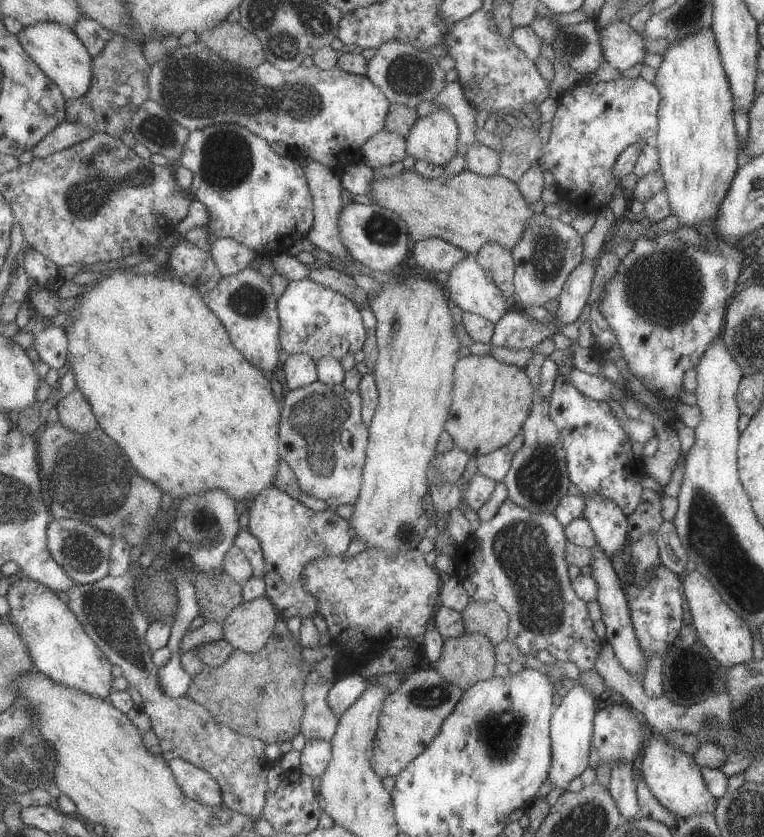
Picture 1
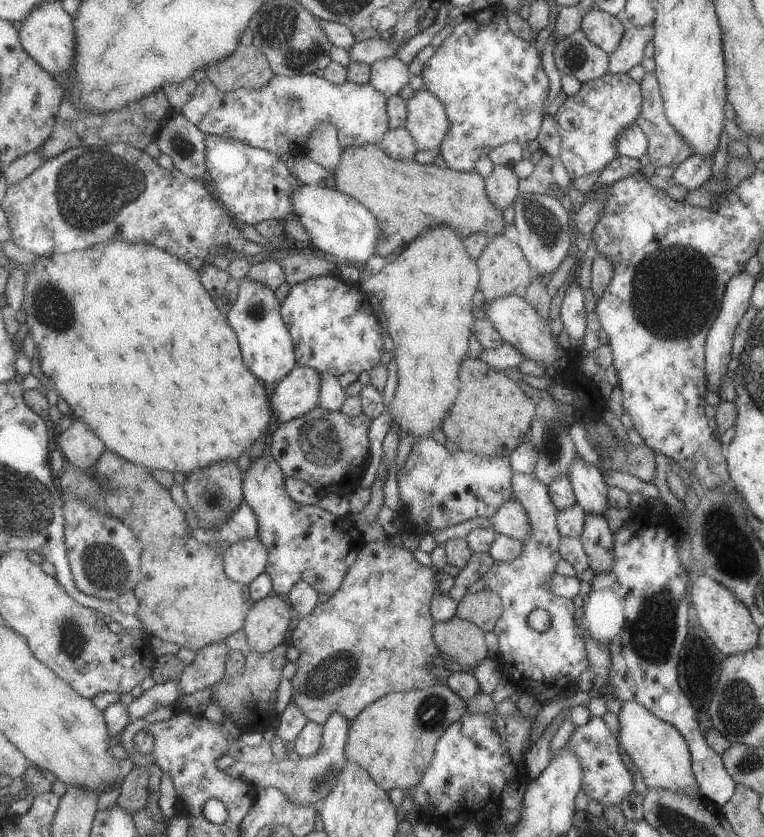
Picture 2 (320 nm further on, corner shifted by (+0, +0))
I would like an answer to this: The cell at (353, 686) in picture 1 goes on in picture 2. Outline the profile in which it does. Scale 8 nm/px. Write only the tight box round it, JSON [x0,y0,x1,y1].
[224,713,348,814]

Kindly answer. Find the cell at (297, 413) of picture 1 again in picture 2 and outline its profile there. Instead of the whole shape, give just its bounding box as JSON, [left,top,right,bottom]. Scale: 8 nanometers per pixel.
[269,406,371,496]

